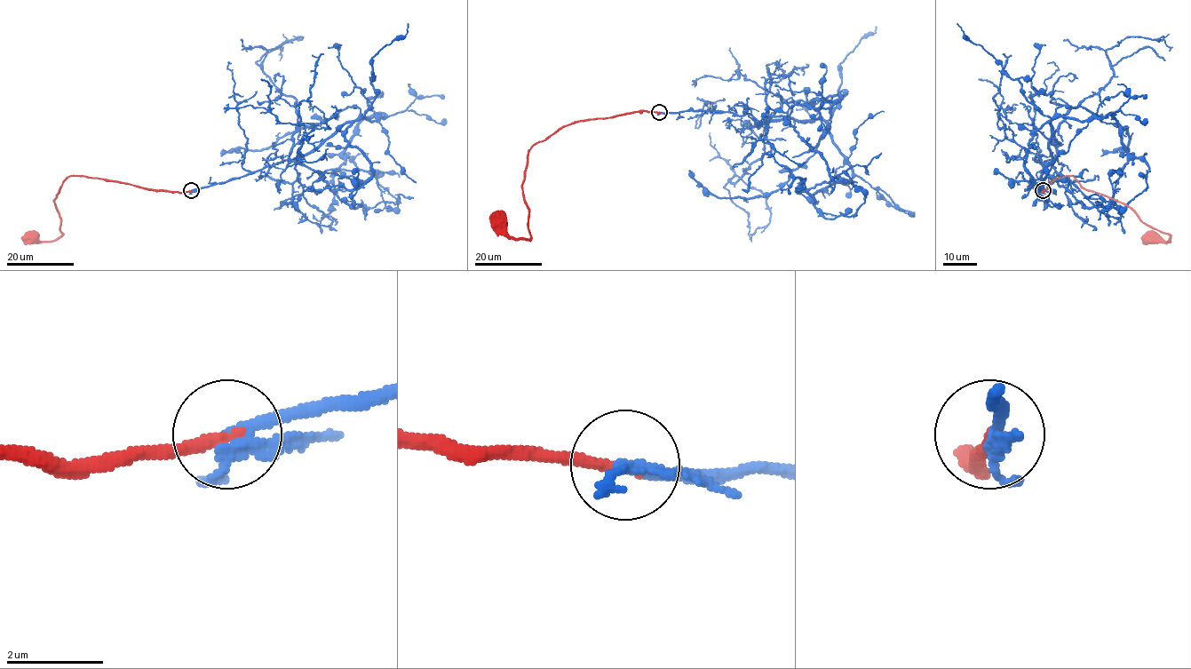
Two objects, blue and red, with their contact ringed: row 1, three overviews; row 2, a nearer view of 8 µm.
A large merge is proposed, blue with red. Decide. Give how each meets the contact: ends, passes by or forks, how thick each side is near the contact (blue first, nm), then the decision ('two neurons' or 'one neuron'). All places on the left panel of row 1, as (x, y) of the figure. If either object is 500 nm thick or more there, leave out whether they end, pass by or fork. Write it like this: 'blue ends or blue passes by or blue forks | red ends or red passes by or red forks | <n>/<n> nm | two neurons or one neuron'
blue passes by | red ends | 220/240 nm | one neuron

